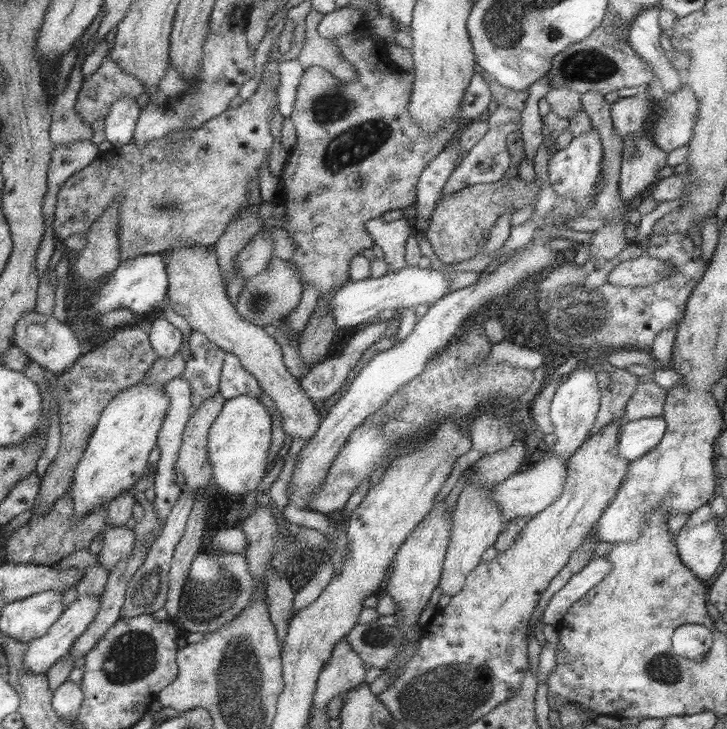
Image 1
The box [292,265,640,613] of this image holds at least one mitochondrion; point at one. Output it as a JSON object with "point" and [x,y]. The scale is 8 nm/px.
{"point":[585,310]}

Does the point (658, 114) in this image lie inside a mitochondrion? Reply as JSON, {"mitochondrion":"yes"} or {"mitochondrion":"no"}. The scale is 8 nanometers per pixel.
{"mitochondrion":"yes"}

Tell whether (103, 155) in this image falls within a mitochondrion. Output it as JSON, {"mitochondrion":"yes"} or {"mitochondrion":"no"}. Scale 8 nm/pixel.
{"mitochondrion":"no"}

